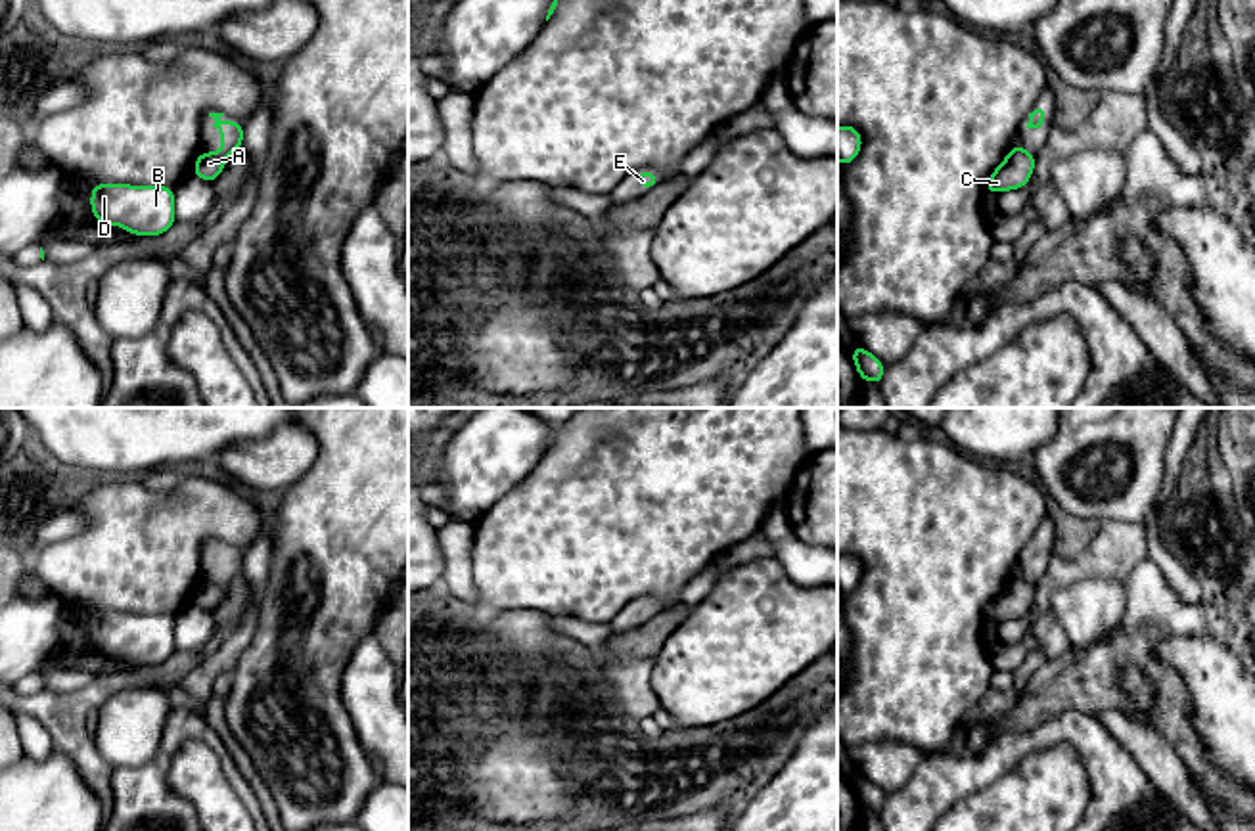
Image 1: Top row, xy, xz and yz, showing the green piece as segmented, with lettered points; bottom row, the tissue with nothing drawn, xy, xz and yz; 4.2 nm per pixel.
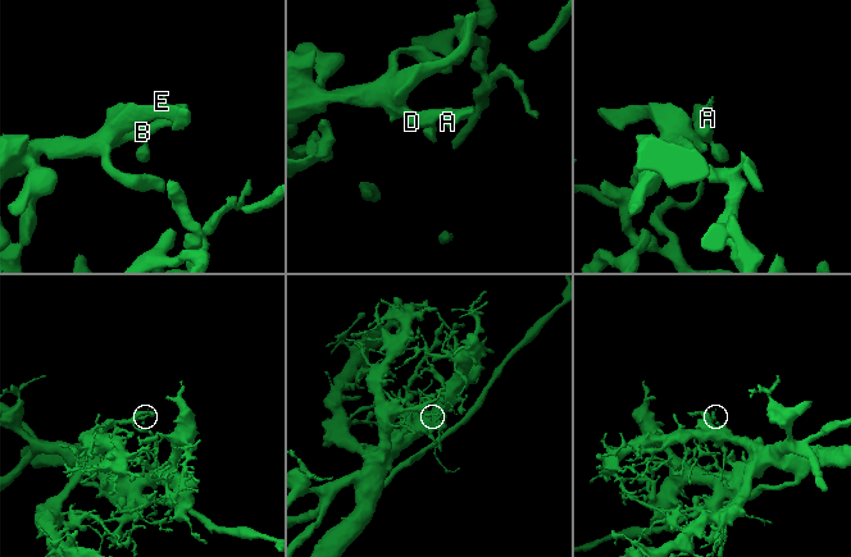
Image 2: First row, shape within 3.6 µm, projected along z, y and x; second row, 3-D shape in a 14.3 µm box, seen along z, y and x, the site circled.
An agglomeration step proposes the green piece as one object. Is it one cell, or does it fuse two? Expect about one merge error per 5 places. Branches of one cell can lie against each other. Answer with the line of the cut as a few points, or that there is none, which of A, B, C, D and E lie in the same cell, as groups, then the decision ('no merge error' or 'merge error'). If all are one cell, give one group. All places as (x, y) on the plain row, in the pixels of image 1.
no cut | A B C D E | no merge error

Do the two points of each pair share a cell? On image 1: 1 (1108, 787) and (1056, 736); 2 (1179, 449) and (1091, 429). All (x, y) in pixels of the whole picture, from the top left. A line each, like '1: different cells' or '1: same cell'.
1: same cell
2: different cells

